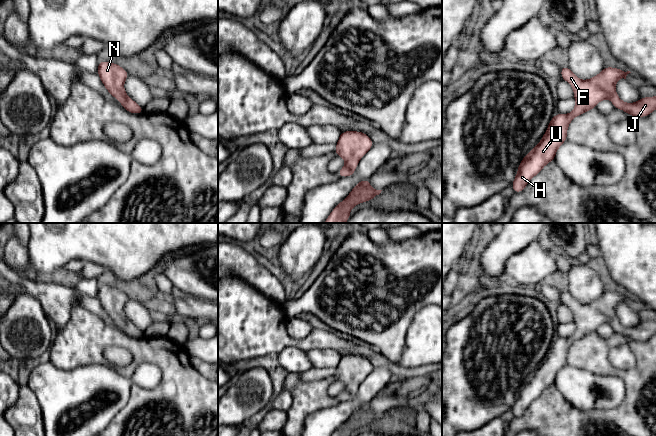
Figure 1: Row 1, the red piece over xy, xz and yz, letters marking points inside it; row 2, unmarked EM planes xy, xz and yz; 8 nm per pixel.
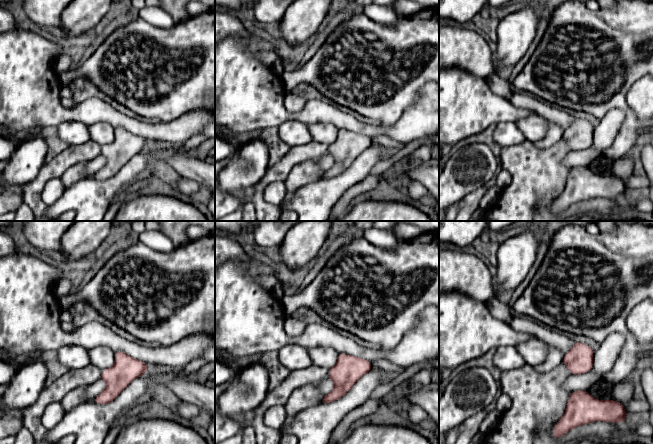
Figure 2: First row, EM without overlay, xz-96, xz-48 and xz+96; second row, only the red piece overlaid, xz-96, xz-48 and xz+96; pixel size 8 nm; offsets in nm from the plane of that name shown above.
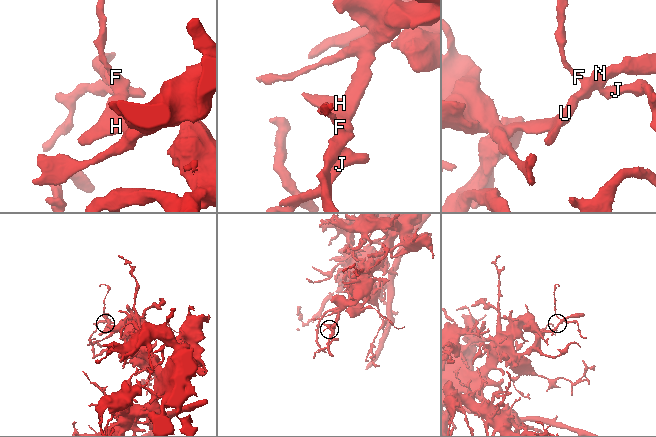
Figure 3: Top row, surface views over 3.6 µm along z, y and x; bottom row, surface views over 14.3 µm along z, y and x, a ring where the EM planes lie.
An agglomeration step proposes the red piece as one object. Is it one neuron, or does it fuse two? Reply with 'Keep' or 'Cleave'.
Keep

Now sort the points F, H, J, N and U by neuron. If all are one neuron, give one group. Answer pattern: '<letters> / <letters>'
F H J N U

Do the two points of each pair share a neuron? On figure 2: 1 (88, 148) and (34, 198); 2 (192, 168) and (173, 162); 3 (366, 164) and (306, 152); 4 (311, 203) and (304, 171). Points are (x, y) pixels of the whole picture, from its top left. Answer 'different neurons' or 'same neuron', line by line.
1: same neuron
2: same neuron
3: different neurons
4: different neurons

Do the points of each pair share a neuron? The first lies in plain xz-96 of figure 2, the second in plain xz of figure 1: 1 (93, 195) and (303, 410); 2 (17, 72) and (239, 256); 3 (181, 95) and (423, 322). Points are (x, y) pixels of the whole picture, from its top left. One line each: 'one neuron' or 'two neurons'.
1: two neurons
2: two neurons
3: two neurons

